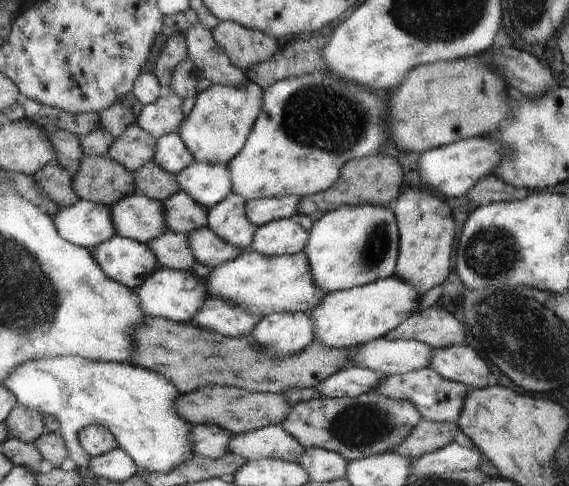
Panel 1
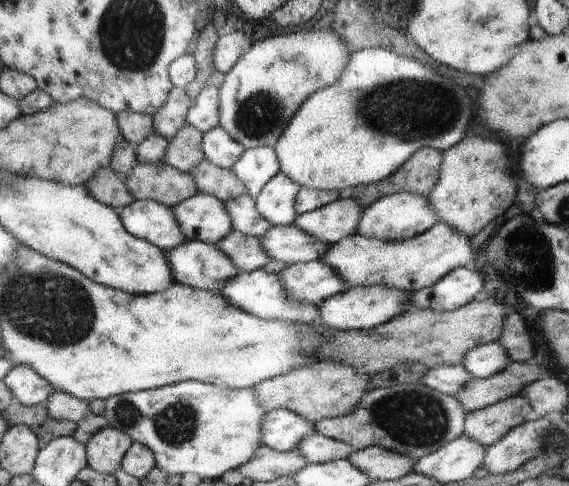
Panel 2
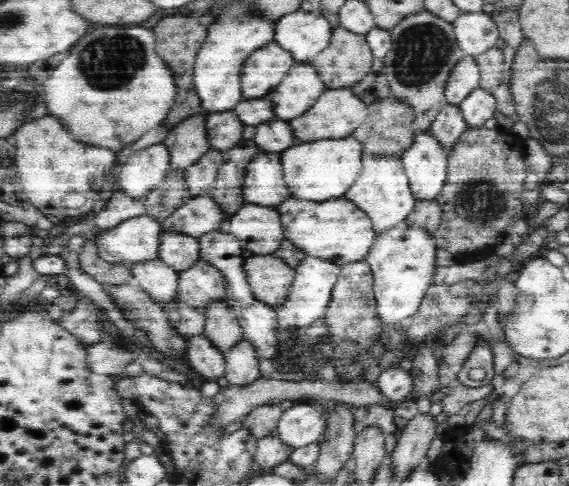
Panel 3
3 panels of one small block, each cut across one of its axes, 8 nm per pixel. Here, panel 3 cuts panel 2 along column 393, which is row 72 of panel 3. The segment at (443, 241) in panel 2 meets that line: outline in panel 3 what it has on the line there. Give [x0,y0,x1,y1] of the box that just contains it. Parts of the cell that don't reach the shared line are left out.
[241,41,294,99]

